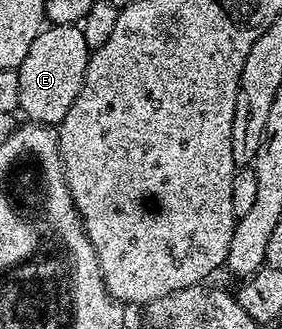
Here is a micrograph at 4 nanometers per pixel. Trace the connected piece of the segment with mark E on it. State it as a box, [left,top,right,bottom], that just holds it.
[17,26,88,123]

